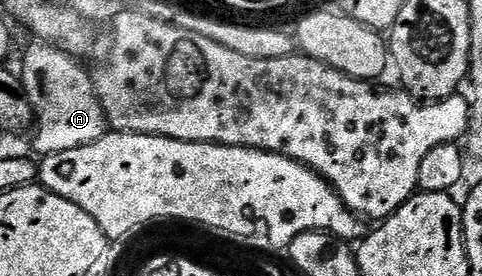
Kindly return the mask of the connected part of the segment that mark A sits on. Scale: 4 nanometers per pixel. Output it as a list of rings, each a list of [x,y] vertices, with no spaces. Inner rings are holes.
[[[43,42],[32,44],[24,54],[19,78],[34,112],[37,155],[46,157],[56,152],[71,151],[102,139],[109,133],[109,122],[96,96],[91,73],[86,72],[73,55],[58,47]]]

